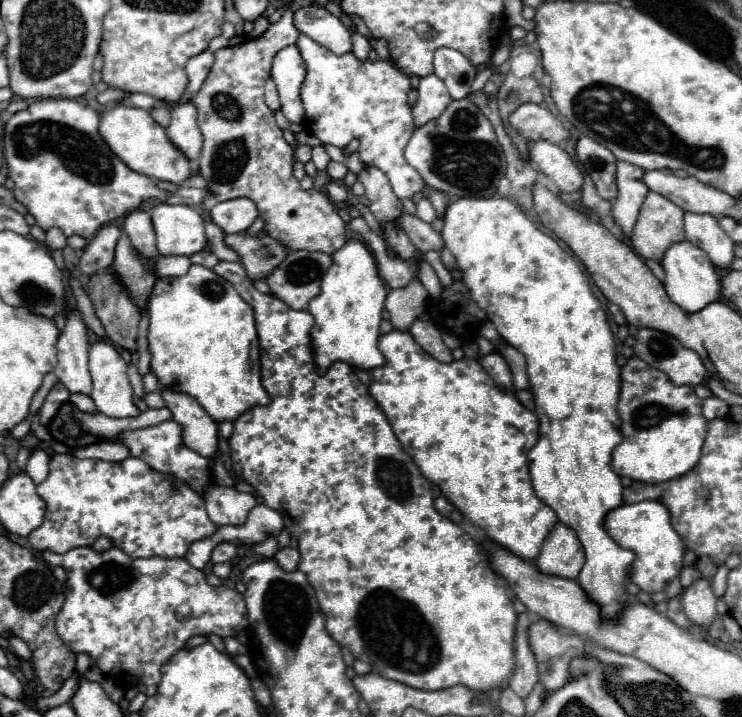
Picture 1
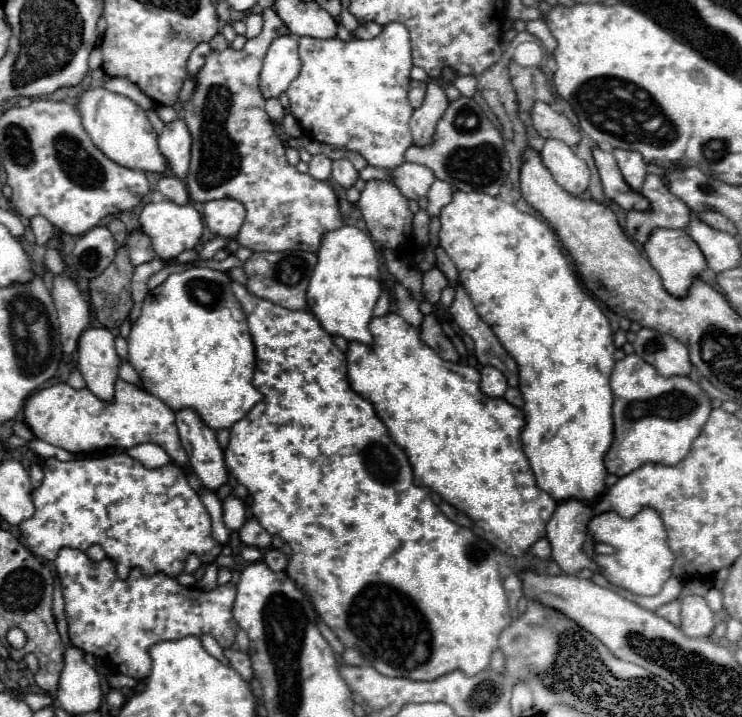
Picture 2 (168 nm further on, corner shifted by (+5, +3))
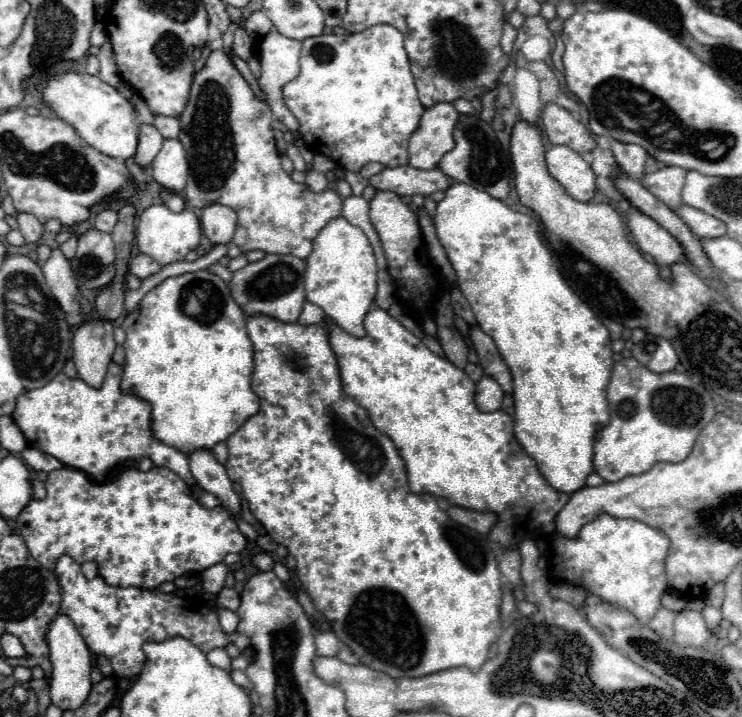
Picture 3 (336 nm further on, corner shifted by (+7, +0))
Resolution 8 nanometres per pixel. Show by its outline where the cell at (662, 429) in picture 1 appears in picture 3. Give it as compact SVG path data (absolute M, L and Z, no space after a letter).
M624 358L614 364L612 378L608 384L608 402L610 402L610 422L598 432L594 446L594 468L606 482L618 482L632 474L642 474L656 462L682 462L700 430L714 418L714 402L710 392L690 380L690 376L682 372L664 372L656 374L644 368L634 358Z

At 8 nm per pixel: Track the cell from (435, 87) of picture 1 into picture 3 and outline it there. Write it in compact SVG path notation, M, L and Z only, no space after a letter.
M438 102L428 108L422 114L416 132L410 136L410 166L424 170L436 168L444 152L450 152L454 148L452 128L456 126L456 120L458 112L448 102Z

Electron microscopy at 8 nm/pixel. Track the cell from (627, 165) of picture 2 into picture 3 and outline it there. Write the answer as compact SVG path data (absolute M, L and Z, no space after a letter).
M612 142L612 152L614 152L614 158L624 174L628 174L632 178L640 178L644 174L644 162L648 158L644 148L640 148L638 144Z

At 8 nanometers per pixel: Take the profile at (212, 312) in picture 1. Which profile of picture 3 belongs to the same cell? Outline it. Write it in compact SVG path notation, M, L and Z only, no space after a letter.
M200 270L176 278L166 278L140 300L136 310L126 316L122 328L126 332L122 390L150 402L152 432L160 442L180 448L184 454L190 454L198 448L214 448L218 442L224 442L232 432L236 432L236 428L240 428L248 416L258 412L260 402L250 388L254 352L246 334L244 312L232 300L224 280L216 274Z

